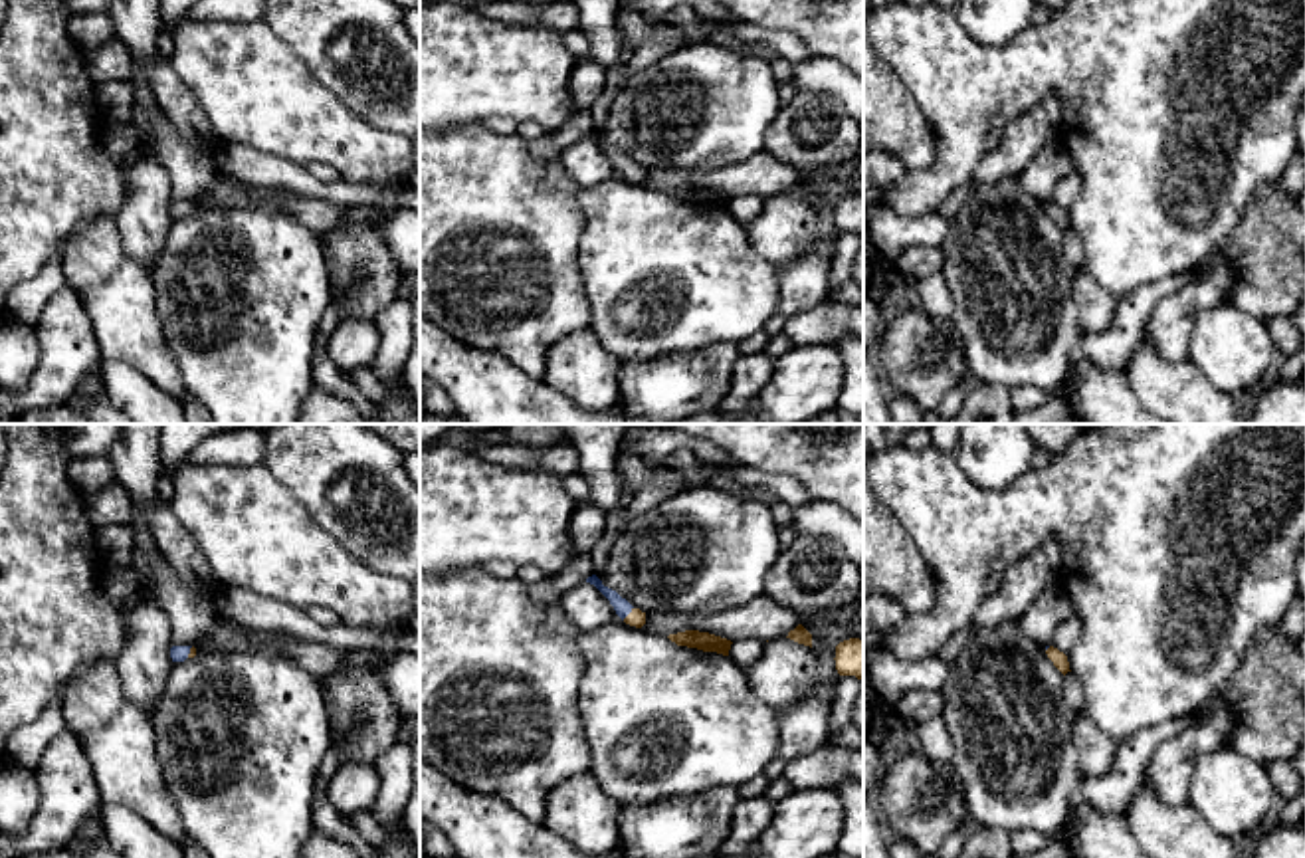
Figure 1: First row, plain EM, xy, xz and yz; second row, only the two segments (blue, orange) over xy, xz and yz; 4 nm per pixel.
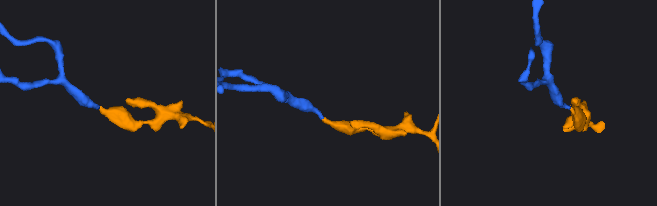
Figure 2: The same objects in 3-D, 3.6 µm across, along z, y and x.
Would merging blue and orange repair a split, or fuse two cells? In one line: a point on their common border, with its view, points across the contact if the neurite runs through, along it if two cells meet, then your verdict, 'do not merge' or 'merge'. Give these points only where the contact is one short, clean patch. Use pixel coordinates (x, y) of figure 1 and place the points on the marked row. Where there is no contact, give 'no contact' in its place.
meets blue in xz at (628, 613); runs through xz (622, 607), (628, 613), (636, 617); merge

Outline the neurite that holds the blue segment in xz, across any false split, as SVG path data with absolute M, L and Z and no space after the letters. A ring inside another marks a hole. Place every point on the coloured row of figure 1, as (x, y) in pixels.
M592 575L586 583L594 585L614 606L616 614L630 626L642 628L646 624L646 612L634 608L626 598L622 598L616 590L602 585L602 581Z

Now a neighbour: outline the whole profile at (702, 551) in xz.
M705 483L626 523L594 575L646 614L717 614L764 594L778 551L766 503Z

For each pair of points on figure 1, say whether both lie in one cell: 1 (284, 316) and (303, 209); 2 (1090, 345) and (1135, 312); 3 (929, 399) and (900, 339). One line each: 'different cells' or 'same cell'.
1: different cells
2: same cell
3: same cell

